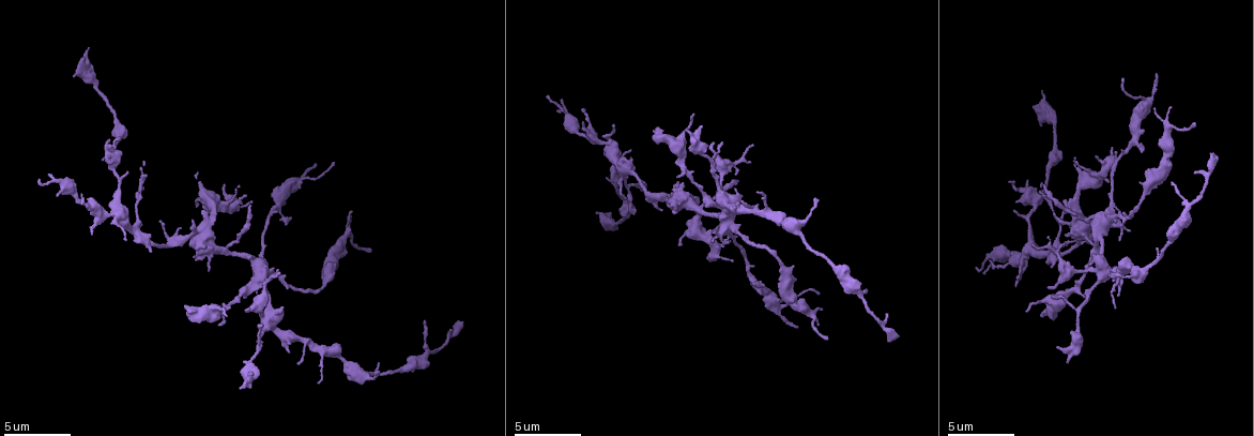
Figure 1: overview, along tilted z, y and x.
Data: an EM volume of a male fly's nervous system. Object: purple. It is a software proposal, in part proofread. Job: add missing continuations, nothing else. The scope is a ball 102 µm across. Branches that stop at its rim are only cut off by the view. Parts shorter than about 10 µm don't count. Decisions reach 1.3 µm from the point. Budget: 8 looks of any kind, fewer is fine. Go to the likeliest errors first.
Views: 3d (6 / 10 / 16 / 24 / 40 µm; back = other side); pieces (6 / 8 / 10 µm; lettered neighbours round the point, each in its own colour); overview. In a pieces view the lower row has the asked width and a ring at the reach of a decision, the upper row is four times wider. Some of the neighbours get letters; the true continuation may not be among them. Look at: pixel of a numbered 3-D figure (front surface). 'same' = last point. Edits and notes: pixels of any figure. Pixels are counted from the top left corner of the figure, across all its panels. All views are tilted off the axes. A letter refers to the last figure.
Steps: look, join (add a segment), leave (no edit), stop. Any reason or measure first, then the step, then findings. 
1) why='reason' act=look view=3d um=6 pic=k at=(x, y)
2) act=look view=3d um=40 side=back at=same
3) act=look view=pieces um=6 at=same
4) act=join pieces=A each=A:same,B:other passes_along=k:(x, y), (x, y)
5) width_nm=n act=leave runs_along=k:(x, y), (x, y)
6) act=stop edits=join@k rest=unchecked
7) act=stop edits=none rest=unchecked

why='an open end' act=look view=pieces um=6 pic=1 at=(1045, 188)

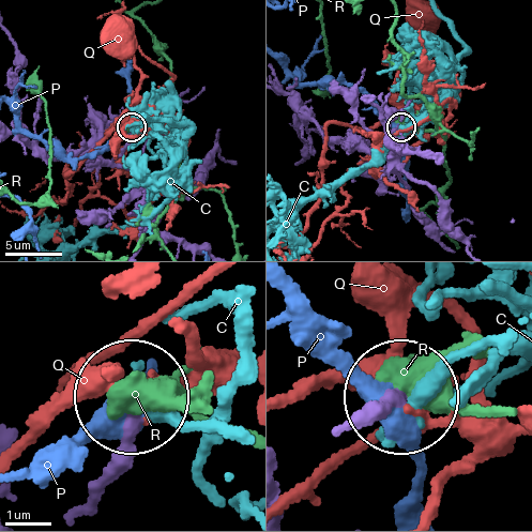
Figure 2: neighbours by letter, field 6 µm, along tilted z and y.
act=leave each=C:other,P:other,Q:other,R:other found='no lettered segment goes on from it'

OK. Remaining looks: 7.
why='free end' act=look view=pieces um=6 pic=1 at=(976, 268)

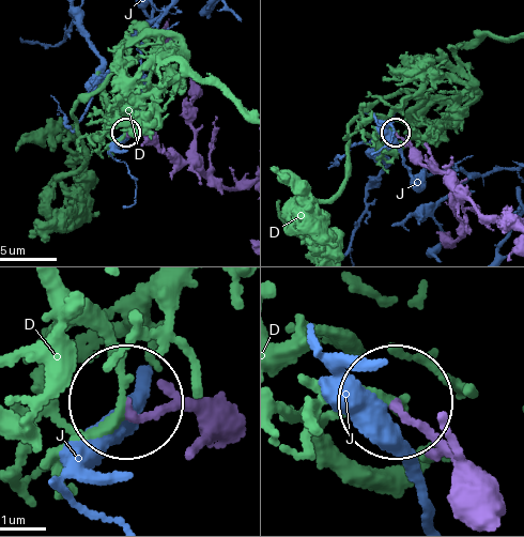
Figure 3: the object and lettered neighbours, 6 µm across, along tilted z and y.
act=leave each=D:other,J:other found='no lettered segment goes on from it'

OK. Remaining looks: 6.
why='free end' act=look view=pieces um=8 pic=1 at=(1066, 361)

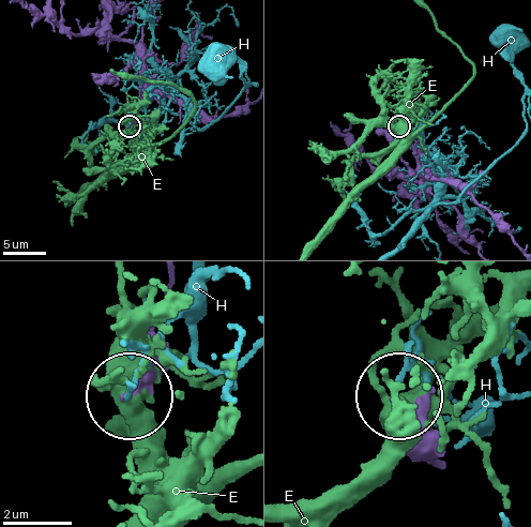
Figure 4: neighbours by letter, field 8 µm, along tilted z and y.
act=leave each=E:other,H:other found='none of them fits'

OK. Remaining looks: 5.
why='an open end' act=look view=pieces um=6 pic=1 at=(633, 211)

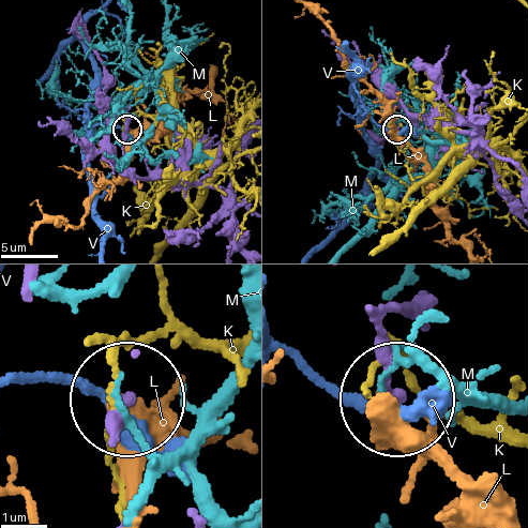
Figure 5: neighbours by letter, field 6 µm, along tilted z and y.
width_nm=220 act=leave each=K:other,L:other,M:other,V:other found='no lettered segment goes on from it'

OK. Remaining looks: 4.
act=stop edits=none rest=unchecked

